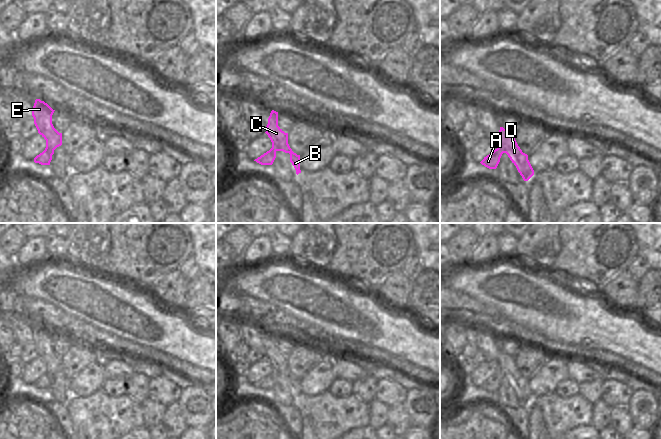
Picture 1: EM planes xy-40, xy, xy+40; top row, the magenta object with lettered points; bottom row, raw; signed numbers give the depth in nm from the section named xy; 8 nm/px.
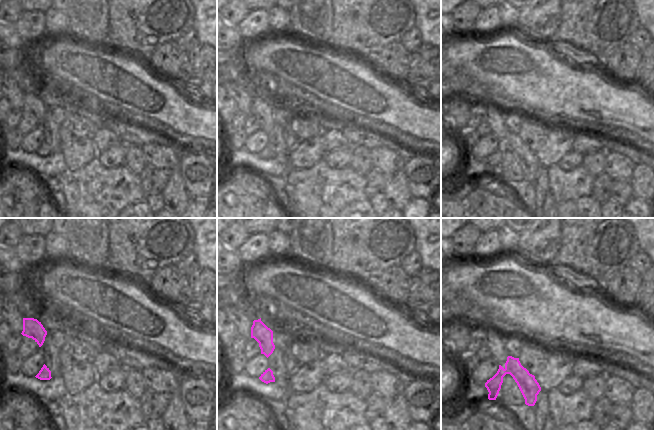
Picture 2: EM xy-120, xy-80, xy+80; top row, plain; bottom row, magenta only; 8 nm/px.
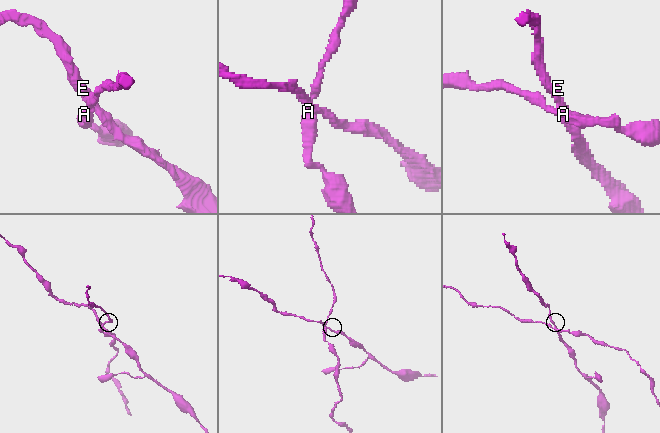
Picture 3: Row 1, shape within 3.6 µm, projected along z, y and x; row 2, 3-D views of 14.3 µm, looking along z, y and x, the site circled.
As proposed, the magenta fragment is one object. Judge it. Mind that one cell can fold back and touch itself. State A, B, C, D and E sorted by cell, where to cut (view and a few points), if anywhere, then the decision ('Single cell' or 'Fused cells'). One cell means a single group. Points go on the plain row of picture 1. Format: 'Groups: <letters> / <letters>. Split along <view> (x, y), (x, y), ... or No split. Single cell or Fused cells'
Groups: A / B C D E. Split along xy-40 (44, 374), (51, 381). Fused cells

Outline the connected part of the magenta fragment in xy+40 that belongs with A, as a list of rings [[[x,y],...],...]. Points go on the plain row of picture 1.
[[[500,369],[497,373],[492,375],[489,379],[484,381],[484,383],[480,387],[489,393],[496,393],[503,377],[505,377],[505,375]]]

